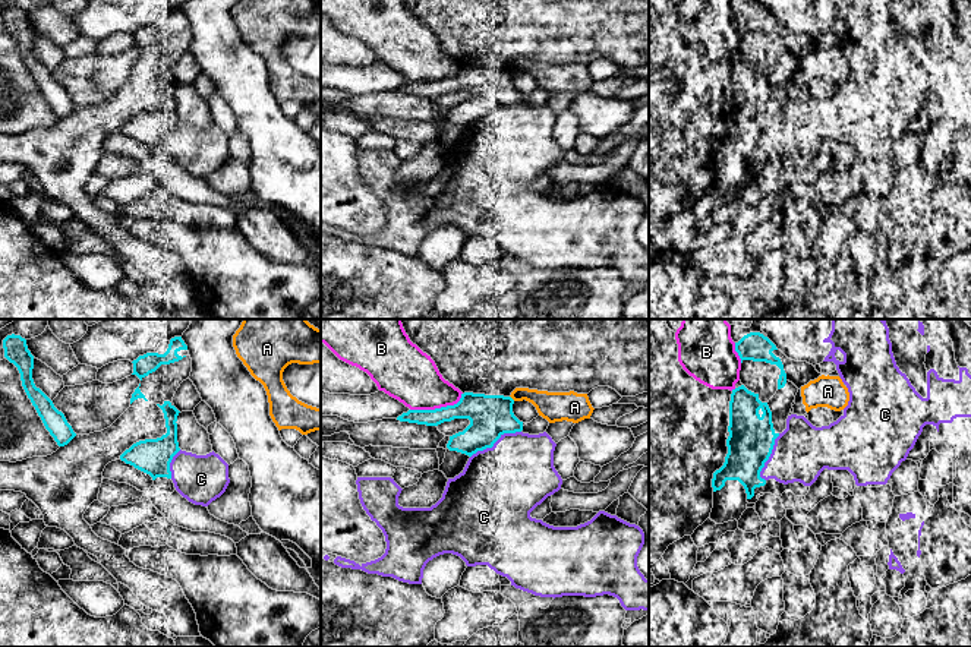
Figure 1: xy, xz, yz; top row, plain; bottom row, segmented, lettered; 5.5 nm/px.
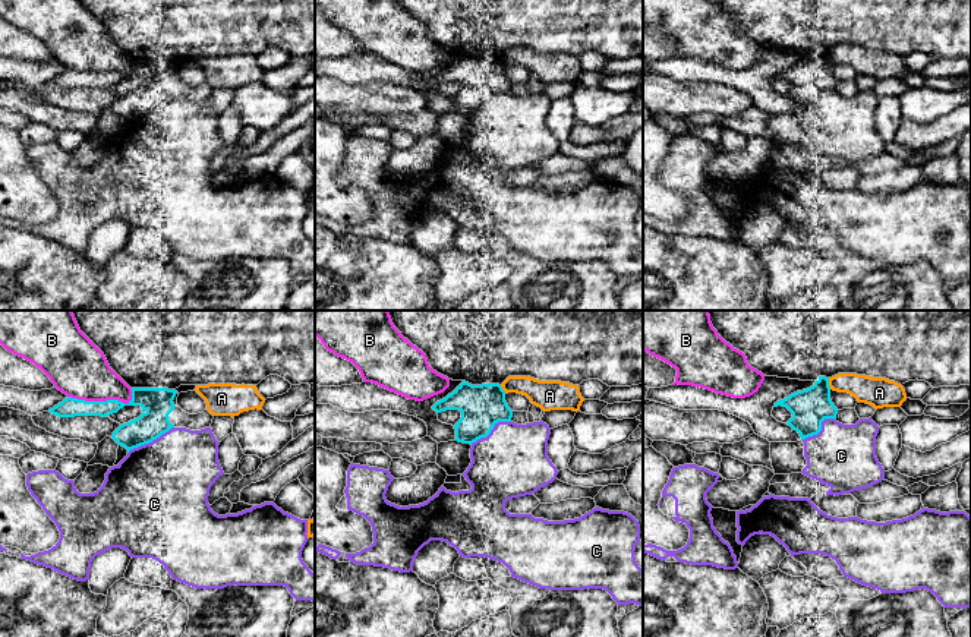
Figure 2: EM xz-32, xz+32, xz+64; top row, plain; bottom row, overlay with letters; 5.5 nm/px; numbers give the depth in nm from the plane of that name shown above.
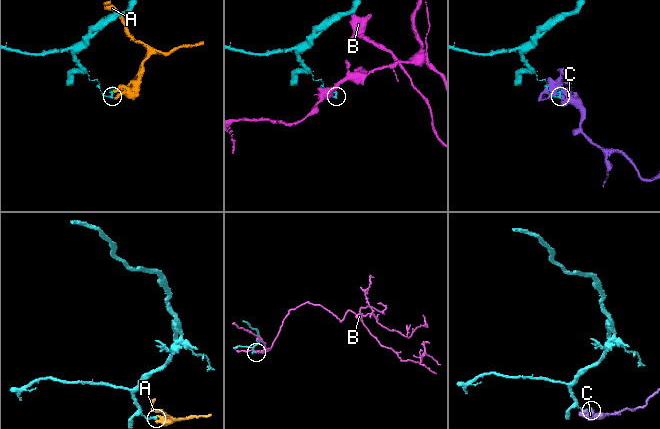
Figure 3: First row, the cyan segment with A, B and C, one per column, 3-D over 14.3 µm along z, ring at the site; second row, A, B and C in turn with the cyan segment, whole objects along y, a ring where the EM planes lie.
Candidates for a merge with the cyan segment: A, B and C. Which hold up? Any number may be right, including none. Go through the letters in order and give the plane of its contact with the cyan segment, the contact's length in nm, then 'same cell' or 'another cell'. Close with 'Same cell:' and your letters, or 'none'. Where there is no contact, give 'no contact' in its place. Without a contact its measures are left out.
A: meets cyan in xz; contact 40 nm long; another cell
B: meets cyan in xz; contact 300 nm long; another cell
C: meets cyan in xz; contact 320 nm long; another cell
Same cell: none

